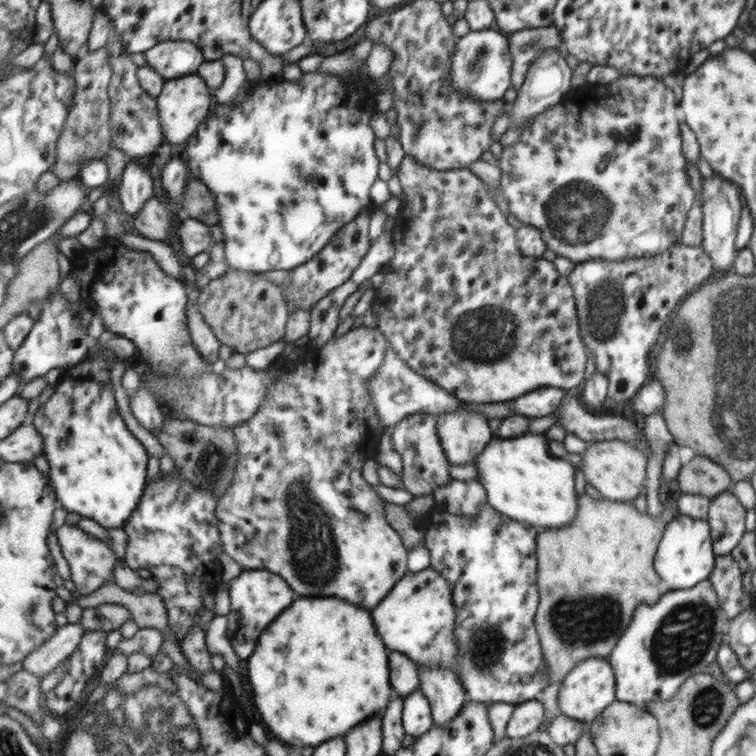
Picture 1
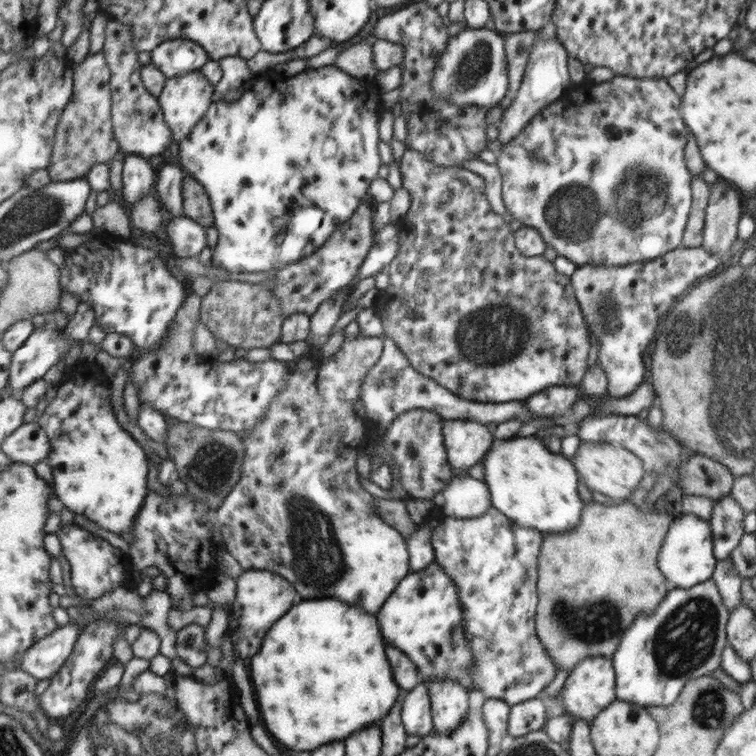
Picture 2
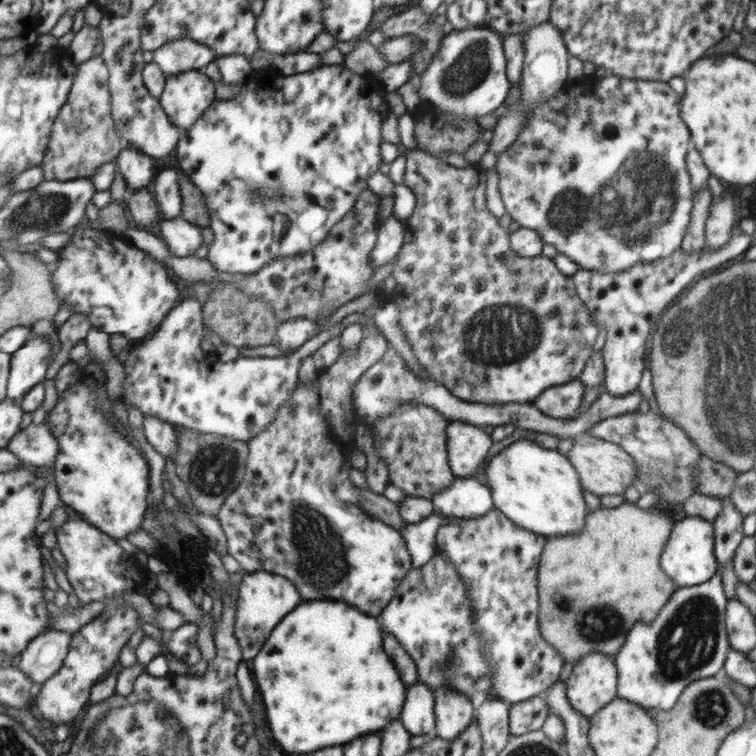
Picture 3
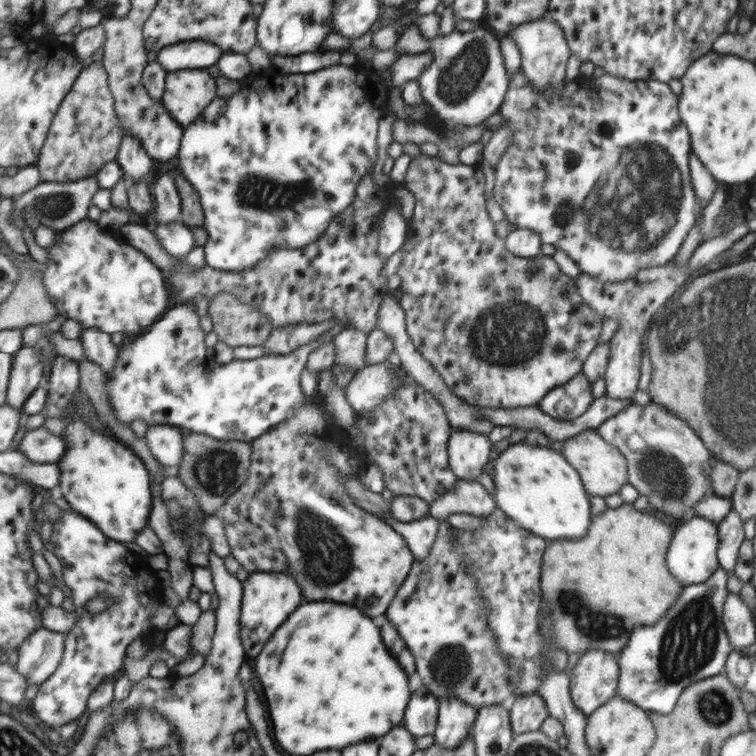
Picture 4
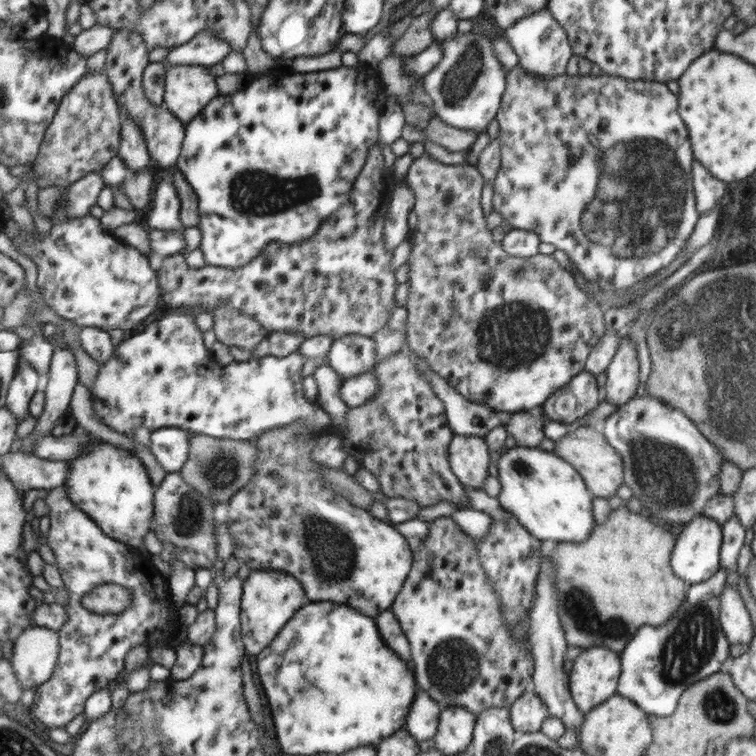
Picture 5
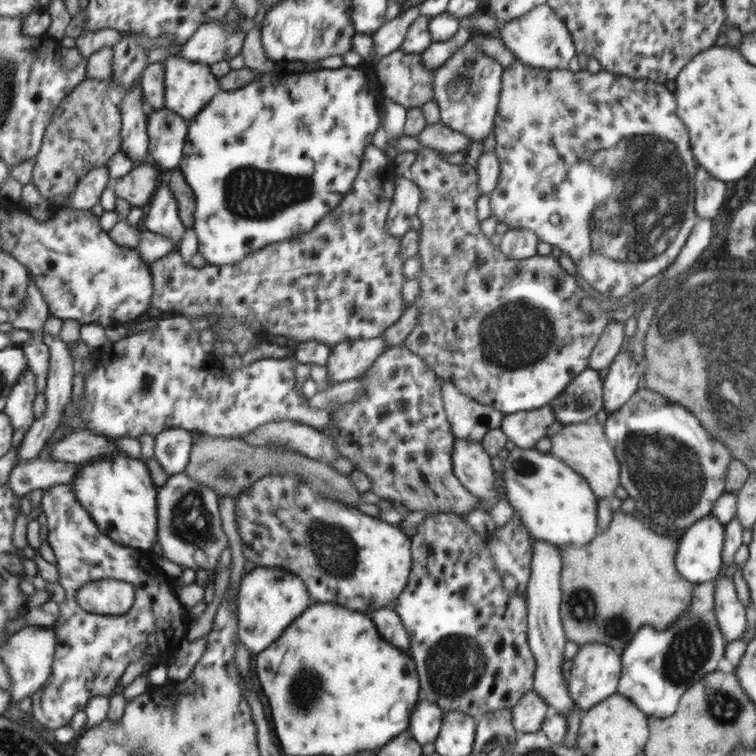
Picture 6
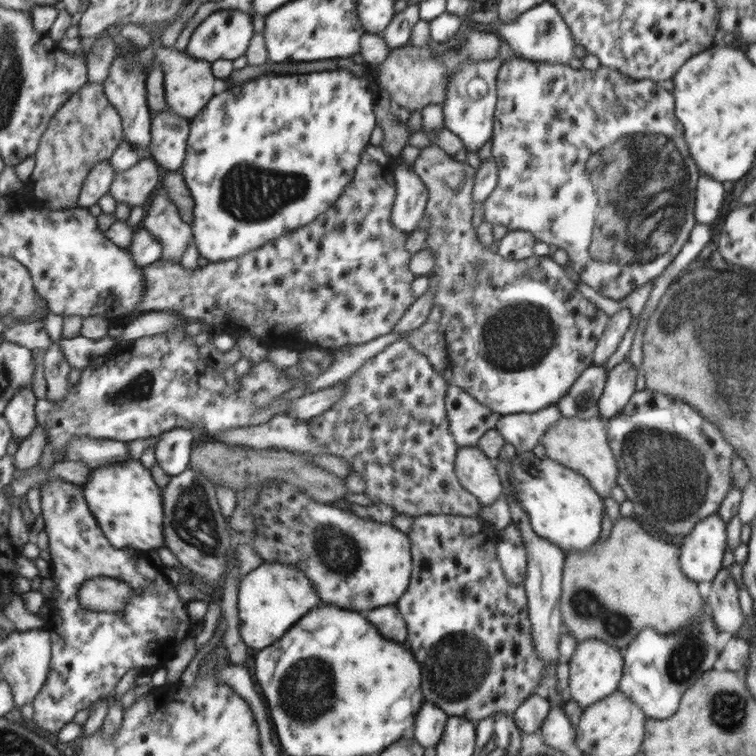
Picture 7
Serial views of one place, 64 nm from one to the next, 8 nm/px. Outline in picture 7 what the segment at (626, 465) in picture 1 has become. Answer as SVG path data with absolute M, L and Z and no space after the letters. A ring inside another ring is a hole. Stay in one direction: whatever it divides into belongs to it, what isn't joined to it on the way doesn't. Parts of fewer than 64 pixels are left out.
M600 416L592 418L560 417L546 430L540 438L540 443L546 449L546 456L571 467L572 470L584 475L588 482L603 495L604 498L611 496L611 490L618 484L619 464L611 449L610 436L607 430L607 420Z

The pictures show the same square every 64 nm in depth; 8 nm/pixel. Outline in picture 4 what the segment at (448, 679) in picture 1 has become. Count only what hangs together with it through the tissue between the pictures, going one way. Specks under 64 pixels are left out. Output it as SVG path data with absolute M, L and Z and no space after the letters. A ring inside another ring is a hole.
M446 697L439 699L438 725L435 729L435 742L448 749L459 748L466 739L474 723L476 710L463 699Z

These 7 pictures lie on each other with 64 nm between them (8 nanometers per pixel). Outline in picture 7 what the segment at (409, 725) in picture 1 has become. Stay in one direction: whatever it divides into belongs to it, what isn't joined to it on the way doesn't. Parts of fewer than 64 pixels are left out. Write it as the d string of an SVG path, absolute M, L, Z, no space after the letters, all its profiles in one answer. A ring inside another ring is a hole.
M424 703L420 712L412 730L414 740L424 748L436 746L443 738L449 716L435 703Z

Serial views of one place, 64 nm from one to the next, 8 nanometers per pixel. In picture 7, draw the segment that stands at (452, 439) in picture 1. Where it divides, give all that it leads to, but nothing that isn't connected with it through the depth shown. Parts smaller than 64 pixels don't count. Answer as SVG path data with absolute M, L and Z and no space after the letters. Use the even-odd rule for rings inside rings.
M462 446L455 465L460 482L484 505L499 500L502 494L500 478L487 454L478 446Z

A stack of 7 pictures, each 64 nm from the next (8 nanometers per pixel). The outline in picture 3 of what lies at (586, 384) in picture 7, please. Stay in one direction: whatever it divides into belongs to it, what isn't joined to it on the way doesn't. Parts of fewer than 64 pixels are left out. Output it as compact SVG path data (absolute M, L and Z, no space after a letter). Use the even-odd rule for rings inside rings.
M577 379L567 385L548 388L531 404L548 416L557 419L573 418L580 410L586 390L582 382Z

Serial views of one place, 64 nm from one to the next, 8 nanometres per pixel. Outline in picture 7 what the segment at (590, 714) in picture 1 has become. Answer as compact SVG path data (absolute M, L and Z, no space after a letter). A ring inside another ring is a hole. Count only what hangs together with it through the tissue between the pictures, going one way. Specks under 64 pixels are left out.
M597 639L586 640L577 644L574 655L569 660L570 696L584 709L602 701L617 692L623 678L626 662L622 650Z

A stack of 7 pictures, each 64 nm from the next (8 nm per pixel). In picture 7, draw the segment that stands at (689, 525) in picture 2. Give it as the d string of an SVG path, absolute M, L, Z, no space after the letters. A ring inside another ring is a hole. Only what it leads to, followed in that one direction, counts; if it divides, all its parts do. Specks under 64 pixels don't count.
M717 514L703 518L682 540L684 574L696 583L712 582L722 568L726 550L726 524Z

